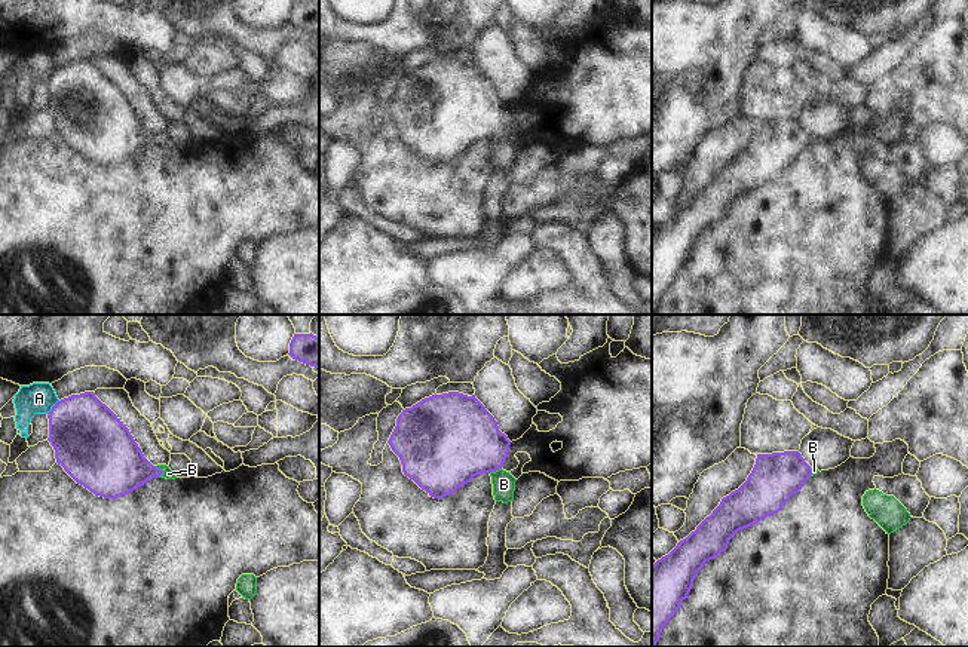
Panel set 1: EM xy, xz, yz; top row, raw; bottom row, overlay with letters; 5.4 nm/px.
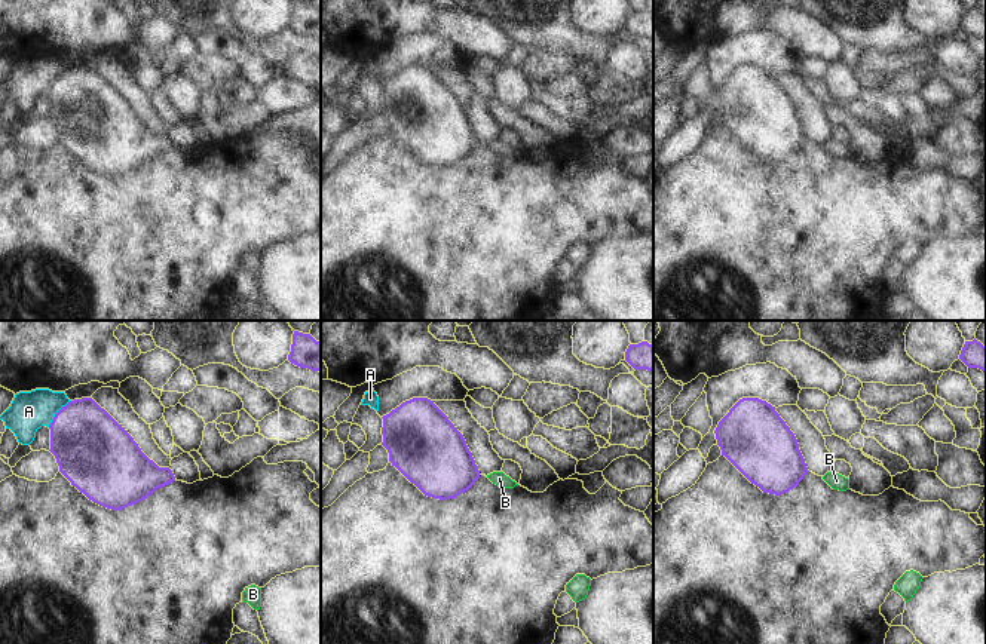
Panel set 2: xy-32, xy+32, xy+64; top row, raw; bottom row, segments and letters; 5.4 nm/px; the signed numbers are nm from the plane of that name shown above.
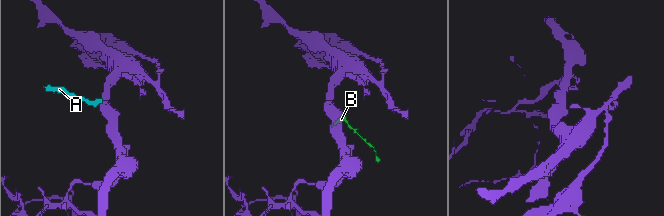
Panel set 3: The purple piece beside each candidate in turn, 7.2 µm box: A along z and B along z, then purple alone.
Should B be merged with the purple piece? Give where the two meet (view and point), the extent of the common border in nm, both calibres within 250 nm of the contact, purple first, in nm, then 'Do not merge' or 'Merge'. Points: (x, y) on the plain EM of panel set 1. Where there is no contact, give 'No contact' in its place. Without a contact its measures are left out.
Touches purple at xy (159, 137). Shared border 70 nm. Thickness 340 nm (purple) against 60 nm. Merge

